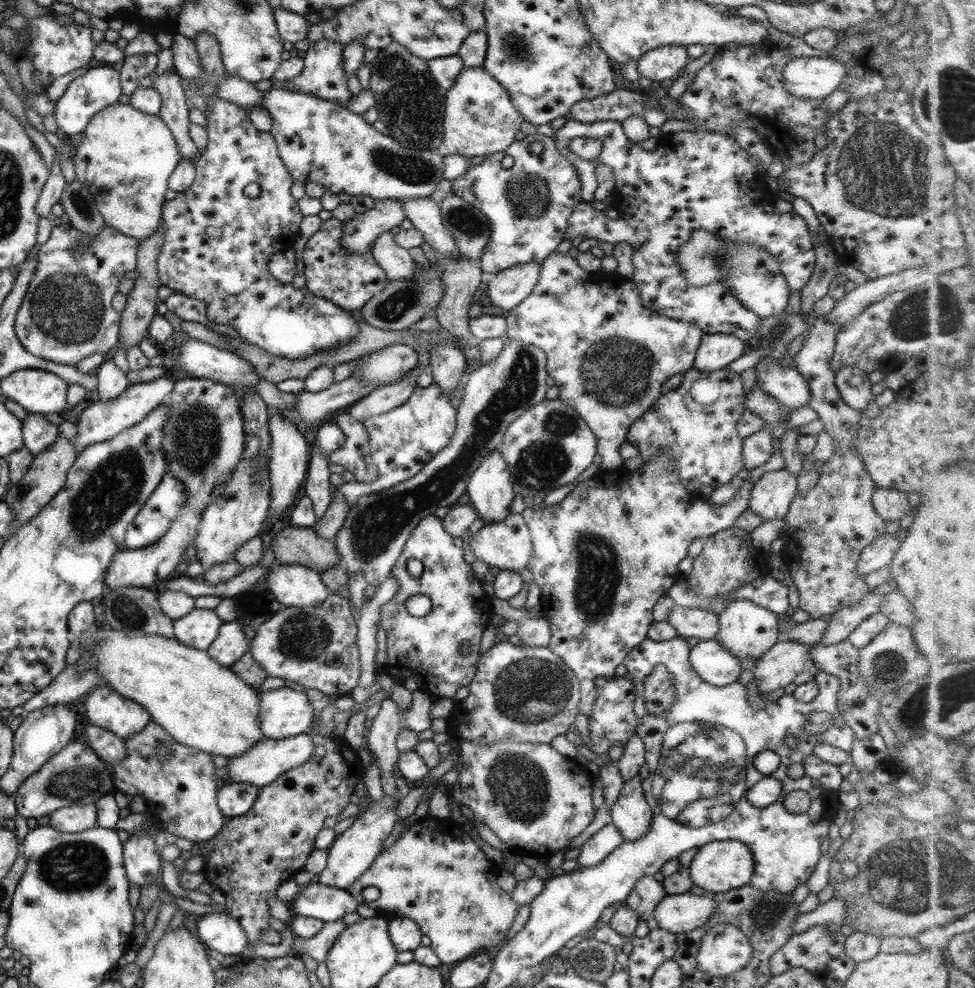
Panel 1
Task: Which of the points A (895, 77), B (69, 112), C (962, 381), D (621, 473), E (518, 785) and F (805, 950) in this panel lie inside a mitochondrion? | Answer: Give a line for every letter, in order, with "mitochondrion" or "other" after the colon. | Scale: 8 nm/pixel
A: other
B: other
C: other
D: other
E: mitochondrion
F: other

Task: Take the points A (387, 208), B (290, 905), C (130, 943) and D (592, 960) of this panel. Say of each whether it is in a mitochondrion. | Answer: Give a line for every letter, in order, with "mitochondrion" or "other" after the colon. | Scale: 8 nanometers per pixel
A: other
B: other
C: other
D: mitochondrion

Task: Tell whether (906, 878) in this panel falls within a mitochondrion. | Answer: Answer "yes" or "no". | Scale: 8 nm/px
yes

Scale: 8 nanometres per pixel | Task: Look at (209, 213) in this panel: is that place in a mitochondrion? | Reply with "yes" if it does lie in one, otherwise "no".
yes

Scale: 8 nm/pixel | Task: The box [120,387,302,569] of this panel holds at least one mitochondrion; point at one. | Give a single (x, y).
(196, 433)

